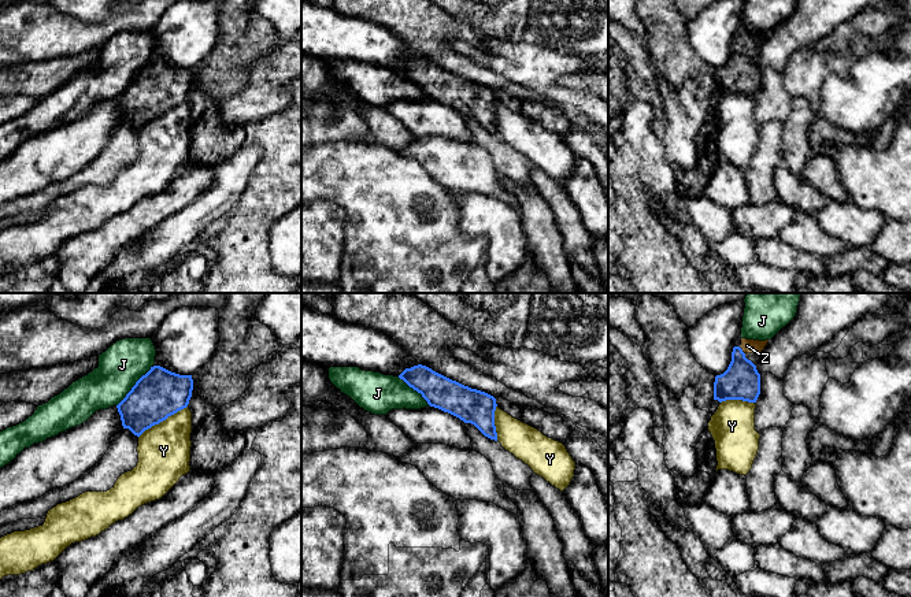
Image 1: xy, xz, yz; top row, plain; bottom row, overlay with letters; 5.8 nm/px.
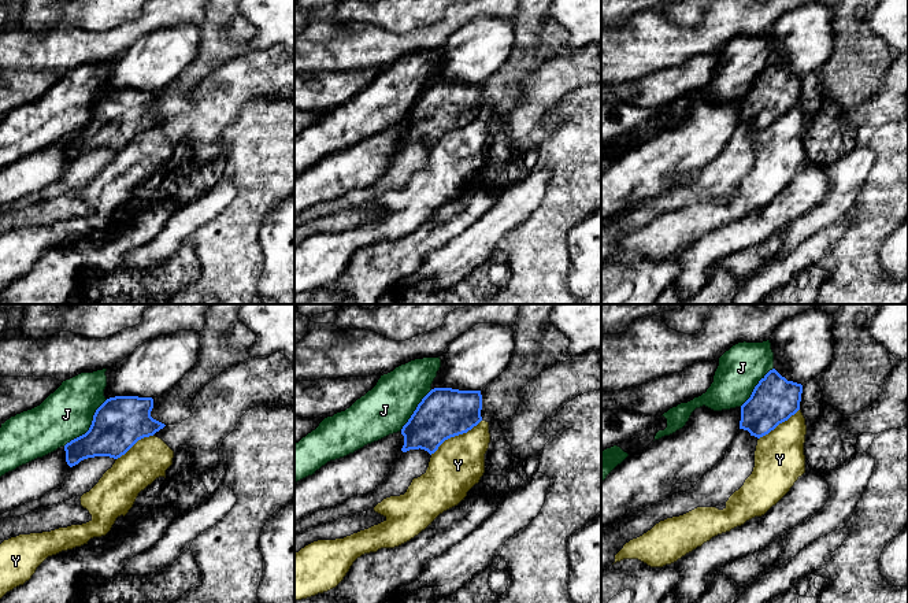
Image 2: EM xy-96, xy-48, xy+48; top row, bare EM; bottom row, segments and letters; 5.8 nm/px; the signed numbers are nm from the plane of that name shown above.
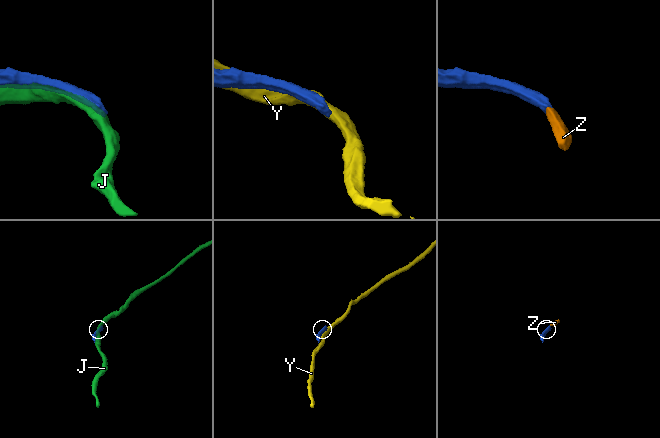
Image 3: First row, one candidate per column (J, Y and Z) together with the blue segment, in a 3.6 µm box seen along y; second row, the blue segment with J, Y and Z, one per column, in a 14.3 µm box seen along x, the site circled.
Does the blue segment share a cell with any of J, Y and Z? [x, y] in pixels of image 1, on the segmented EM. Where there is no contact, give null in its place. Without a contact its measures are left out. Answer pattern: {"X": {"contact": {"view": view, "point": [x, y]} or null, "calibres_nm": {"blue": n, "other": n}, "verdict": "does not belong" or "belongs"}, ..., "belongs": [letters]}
{"J": {"contact": {"view": "xy", "point": [133, 386]}, "calibres_nm": {"blue": 280, "other": 260}, "verdict": "does not belong"}, "Y": {"contact": {"view": "xy", "point": [162, 421]}, "calibres_nm": {"blue": 280, "other": 300}, "verdict": "does not belong"}, "Z": {"contact": {"view": "yz", "point": [741, 351]}, "calibres_nm": {"blue": 220, "other": 80}, "verdict": "belongs"}, "belongs": ["Z"]}

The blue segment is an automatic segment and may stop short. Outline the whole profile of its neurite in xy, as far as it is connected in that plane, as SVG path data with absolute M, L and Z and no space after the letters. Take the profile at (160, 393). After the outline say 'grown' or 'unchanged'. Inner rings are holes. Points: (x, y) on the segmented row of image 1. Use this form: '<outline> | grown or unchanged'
M153 366L116 405L123 429L140 437L145 430L188 407L192 375L179 375Z | unchanged

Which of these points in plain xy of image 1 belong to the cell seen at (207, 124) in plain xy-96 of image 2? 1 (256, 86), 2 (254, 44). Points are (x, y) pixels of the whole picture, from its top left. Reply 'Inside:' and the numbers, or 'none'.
Inside: 1

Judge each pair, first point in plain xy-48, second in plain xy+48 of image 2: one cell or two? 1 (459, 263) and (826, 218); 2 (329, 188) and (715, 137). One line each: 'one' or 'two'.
1: one
2: one

